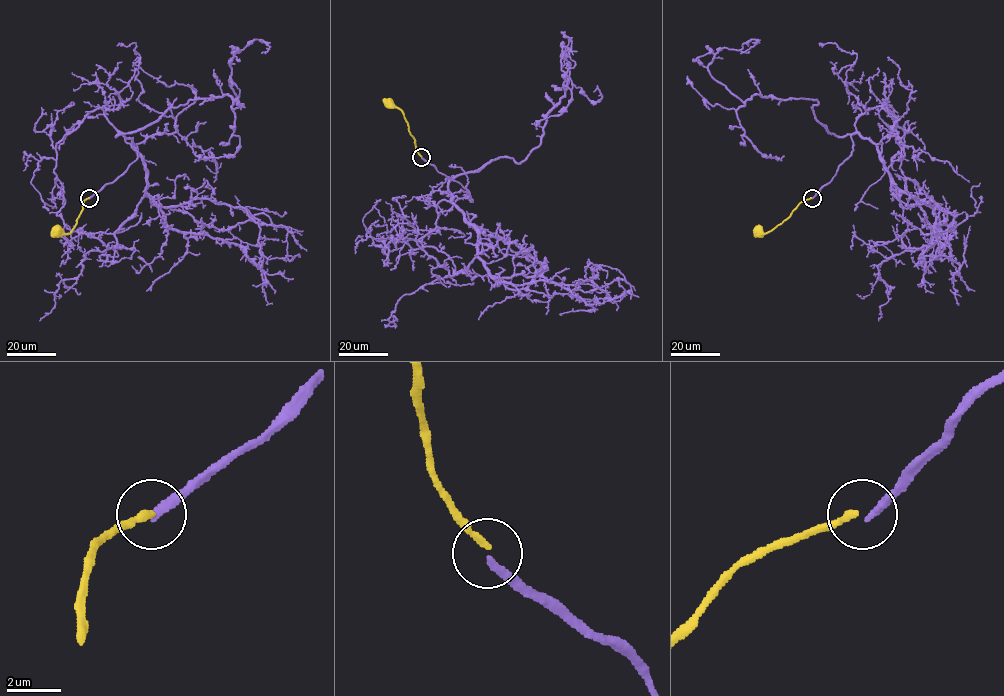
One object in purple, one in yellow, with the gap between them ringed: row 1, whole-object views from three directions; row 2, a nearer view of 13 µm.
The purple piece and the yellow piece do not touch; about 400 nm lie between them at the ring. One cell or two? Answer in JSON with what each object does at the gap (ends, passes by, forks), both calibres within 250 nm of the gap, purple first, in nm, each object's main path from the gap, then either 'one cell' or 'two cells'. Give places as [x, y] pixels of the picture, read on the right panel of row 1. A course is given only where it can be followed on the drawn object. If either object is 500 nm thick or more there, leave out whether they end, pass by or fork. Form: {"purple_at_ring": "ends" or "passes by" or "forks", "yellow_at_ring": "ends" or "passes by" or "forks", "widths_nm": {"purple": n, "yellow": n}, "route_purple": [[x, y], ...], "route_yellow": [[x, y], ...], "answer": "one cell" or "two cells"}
{"purple_at_ring": "ends", "yellow_at_ring": "ends", "widths_nm": {"purple": 280, "yellow": 240}, "route_purple": [[812, 198], [851, 134], [827, 129], [816, 99], [742, 101], [711, 75], [717, 52], [755, 39], [747, 53]], "route_yellow": [[811, 197], [802, 201], [771, 230], [760, 232]], "answer": "two cells"}

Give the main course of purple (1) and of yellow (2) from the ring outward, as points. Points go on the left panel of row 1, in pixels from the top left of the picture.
1: (89, 198), (136, 159), (116, 136), (191, 99), (234, 101), (229, 60), (254, 39), (270, 47), (261, 53)
2: (89, 197), (84, 201), (83, 209), (71, 232), (56, 232)

